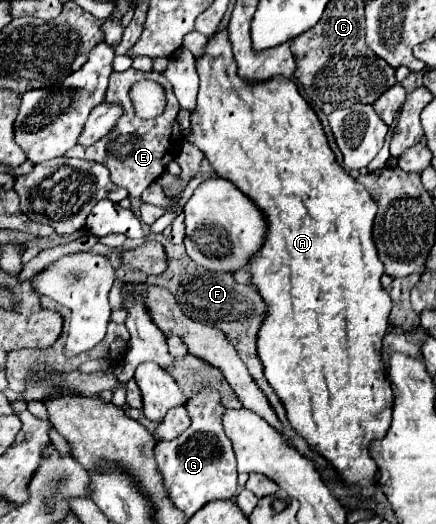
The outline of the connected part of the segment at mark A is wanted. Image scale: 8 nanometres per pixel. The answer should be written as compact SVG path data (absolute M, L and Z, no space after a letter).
M218 30L214 36L208 38L208 44L204 46L204 54L200 58L196 58L196 70L200 74L200 90L198 90L196 108L190 112L192 130L190 130L190 134L184 136L184 142L200 148L204 152L204 156L208 158L208 162L212 164L214 172L220 178L234 182L234 186L238 186L246 196L250 196L254 200L254 204L258 204L258 208L266 214L268 224L270 224L264 248L254 256L254 260L250 264L252 284L258 288L258 292L264 296L264 300L268 300L268 316L264 318L264 324L262 324L260 336L258 336L258 352L260 352L260 360L264 364L264 374L266 374L270 386L278 392L280 400L284 402L292 428L298 430L308 440L310 448L314 448L324 458L328 458L330 464L340 472L340 476L348 484L360 486L362 496L372 496L374 482L376 482L374 478L376 478L378 468L368 452L368 446L374 438L384 436L384 432L388 430L388 424L390 424L390 414L392 414L392 388L388 384L388 378L384 374L380 374L384 370L384 364L380 360L380 348L382 348L382 338L388 332L388 314L392 308L392 300L380 284L384 266L378 260L376 246L372 244L372 222L374 222L374 216L378 210L376 202L372 200L368 190L364 186L356 184L356 180L350 174L346 174L342 170L342 166L336 162L336 156L328 146L328 138L324 134L324 128L322 128L316 112L300 96L298 86L290 78L274 76L264 82L248 82L238 74L238 66L232 56L232 44L228 38L228 30Z

